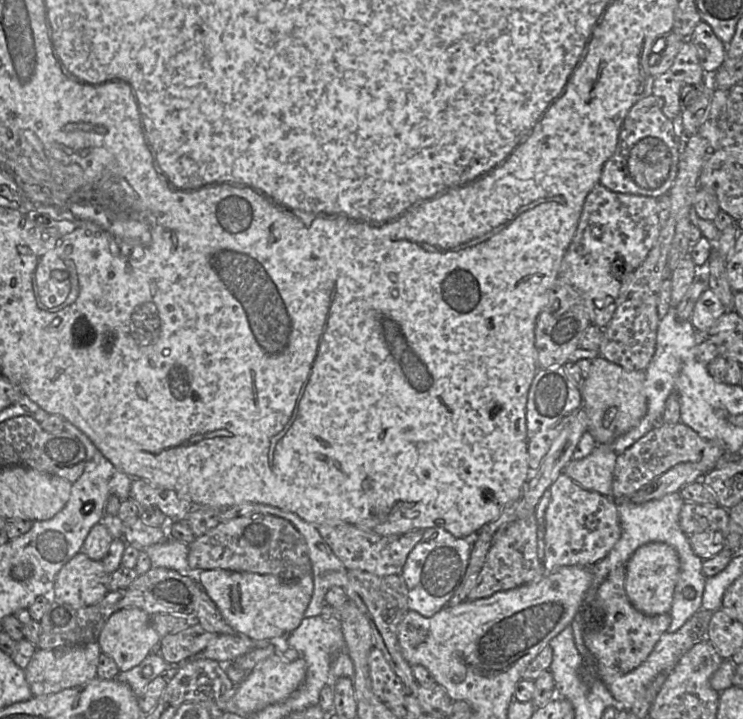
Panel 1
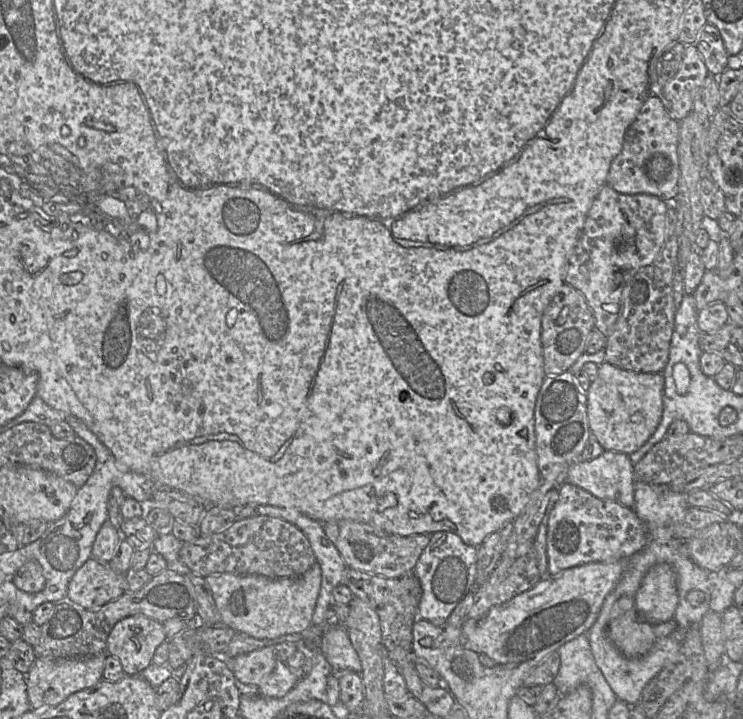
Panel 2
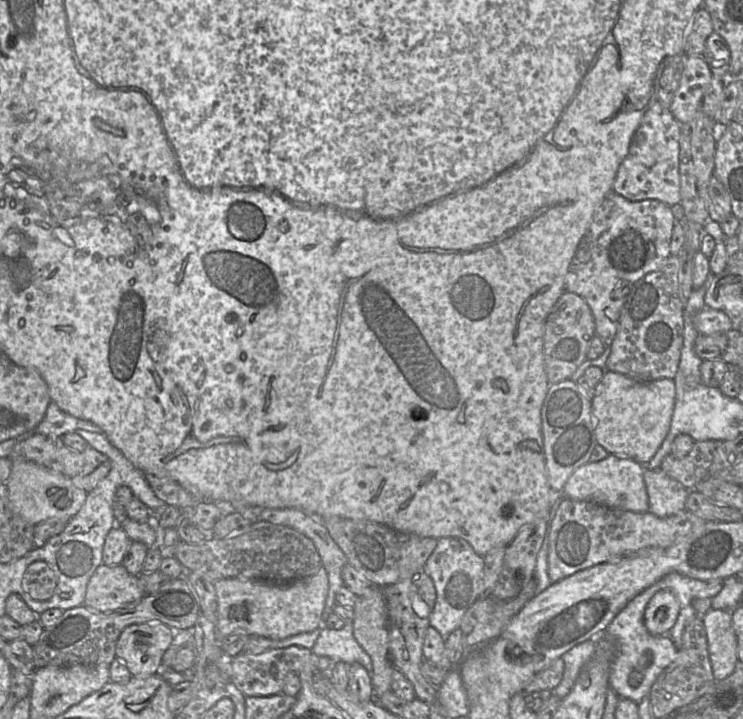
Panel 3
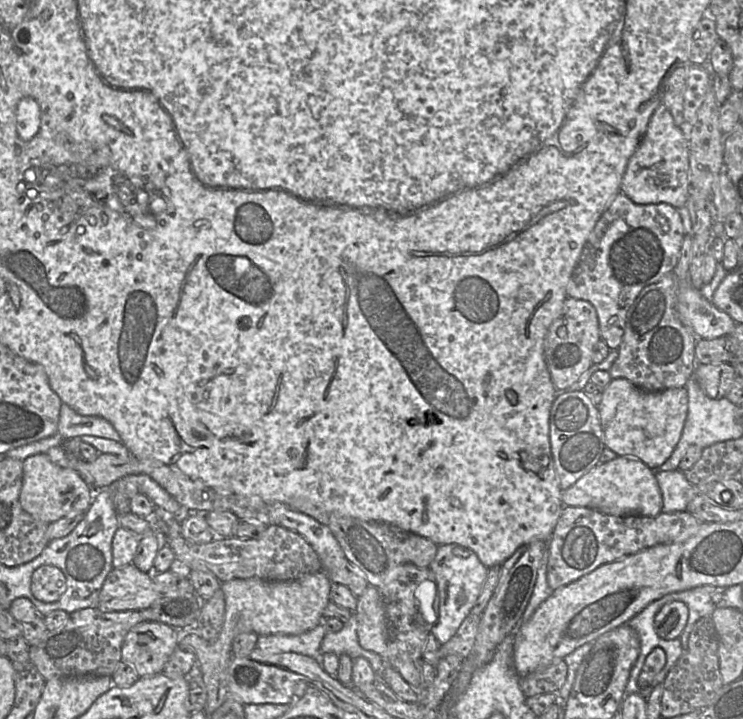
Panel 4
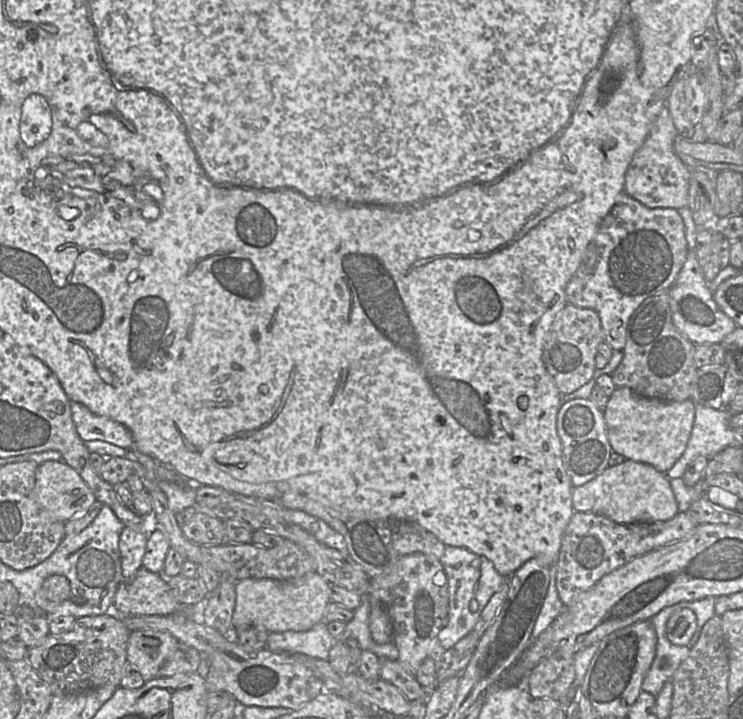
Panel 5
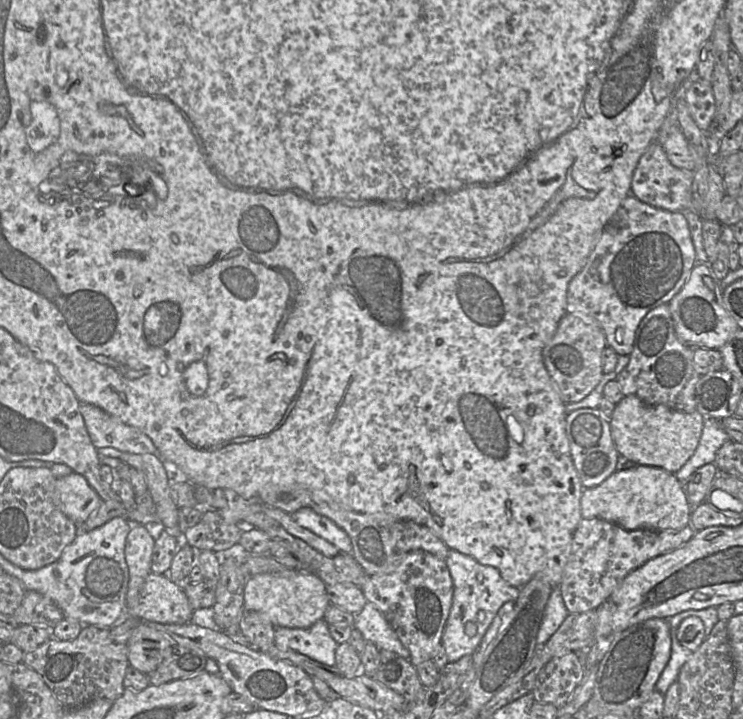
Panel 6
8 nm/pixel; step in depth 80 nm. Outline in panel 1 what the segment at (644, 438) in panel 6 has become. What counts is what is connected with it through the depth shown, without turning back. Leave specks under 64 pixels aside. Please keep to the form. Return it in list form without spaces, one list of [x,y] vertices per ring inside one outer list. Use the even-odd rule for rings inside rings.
[[[601,355],[591,360],[590,371],[580,385],[587,431],[597,445],[609,444],[636,427],[648,411],[645,370],[628,370]]]

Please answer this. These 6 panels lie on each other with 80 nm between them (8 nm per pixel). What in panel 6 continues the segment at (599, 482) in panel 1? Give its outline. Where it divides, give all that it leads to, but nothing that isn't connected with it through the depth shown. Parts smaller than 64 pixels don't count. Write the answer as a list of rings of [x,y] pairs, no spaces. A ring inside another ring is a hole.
[[[636,465],[617,470],[598,486],[585,488],[580,505],[583,518],[600,518],[629,531],[682,530],[691,525],[692,508],[685,487],[675,474],[658,467]]]

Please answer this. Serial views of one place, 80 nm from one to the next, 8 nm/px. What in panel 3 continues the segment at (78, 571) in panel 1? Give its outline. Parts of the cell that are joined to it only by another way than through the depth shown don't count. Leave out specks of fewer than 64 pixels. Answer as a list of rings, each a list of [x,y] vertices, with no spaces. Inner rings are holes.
[[[100,565],[90,578],[83,605],[100,612],[113,611],[136,605],[146,595],[138,575],[133,575],[122,565]]]

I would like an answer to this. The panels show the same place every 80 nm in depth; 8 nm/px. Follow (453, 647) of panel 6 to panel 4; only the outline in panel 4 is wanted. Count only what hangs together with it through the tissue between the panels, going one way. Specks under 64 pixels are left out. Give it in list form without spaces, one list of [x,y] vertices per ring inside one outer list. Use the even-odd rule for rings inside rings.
[[[459,544],[439,545],[429,568],[435,574],[440,601],[438,621],[432,633],[443,645],[456,634],[464,619],[476,605],[487,577],[488,568],[473,550]]]

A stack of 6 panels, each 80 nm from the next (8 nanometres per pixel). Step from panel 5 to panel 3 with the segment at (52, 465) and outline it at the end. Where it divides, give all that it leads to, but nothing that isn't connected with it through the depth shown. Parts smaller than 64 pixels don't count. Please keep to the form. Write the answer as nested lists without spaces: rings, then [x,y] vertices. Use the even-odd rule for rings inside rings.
[[[13,461],[8,495],[12,510],[26,522],[36,525],[49,519],[71,519],[84,505],[88,492],[77,487],[67,476],[39,464]]]

